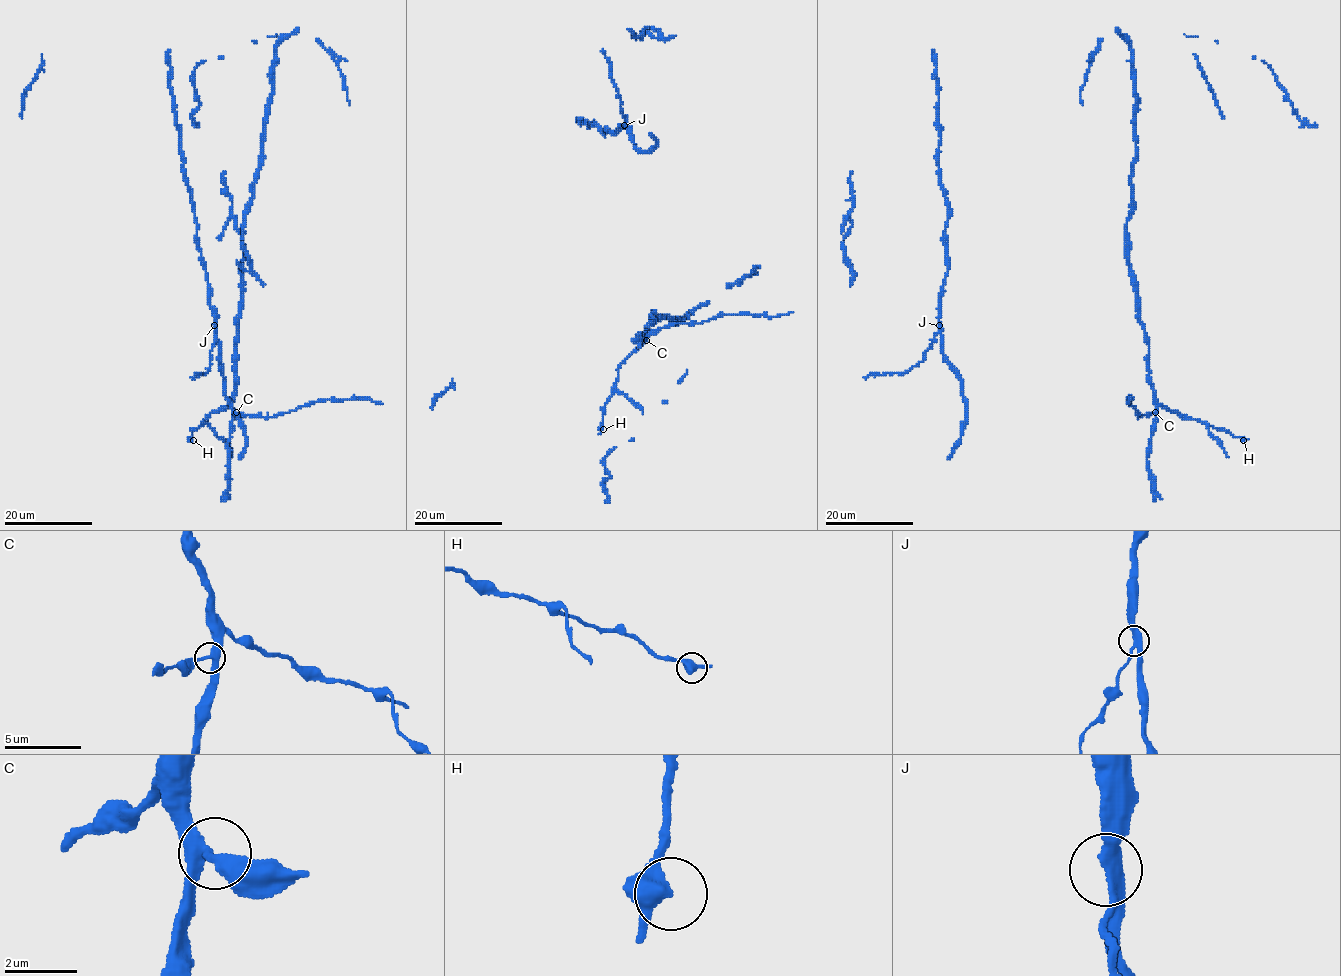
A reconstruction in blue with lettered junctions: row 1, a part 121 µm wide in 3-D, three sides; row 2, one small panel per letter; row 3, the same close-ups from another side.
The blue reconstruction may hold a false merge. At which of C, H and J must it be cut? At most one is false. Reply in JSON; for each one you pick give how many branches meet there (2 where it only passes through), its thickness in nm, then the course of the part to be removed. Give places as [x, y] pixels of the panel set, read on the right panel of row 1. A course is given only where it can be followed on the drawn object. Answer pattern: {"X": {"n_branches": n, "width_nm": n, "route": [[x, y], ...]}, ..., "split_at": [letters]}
{"J": {"n_branches": 3, "width_nm": 300, "route": [[939, 326], [935, 341], [916, 365], [901, 373], [875, 373], [864, 378]]}, "split_at": ["J"]}

